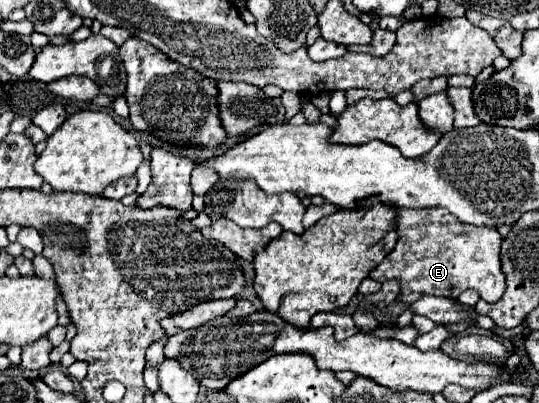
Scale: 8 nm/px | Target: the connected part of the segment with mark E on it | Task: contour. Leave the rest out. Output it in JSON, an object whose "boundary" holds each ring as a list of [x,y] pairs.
{"boundary":[[[421,208],[421,210],[399,210],[397,216],[395,216],[395,222],[397,222],[397,244],[393,248],[393,252],[389,252],[385,256],[385,260],[371,272],[371,278],[377,280],[377,282],[385,282],[385,280],[399,280],[401,284],[401,294],[409,294],[409,292],[421,292],[421,294],[433,294],[433,296],[445,296],[445,298],[459,298],[461,292],[465,290],[475,290],[479,292],[479,296],[485,300],[485,302],[497,302],[503,292],[505,292],[505,276],[501,272],[501,260],[499,260],[499,248],[501,248],[501,236],[495,228],[491,226],[469,226],[469,224],[463,224],[459,220],[455,220],[455,216],[451,216],[451,212],[447,212],[445,208]]]}

